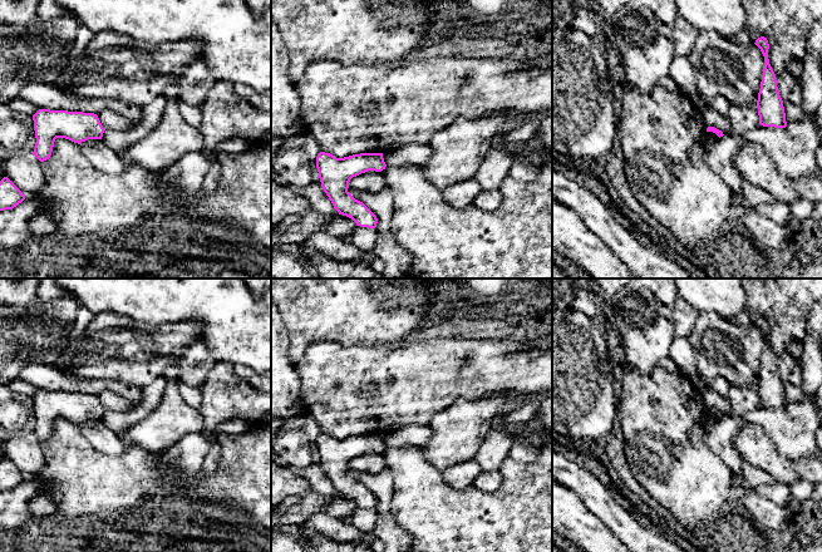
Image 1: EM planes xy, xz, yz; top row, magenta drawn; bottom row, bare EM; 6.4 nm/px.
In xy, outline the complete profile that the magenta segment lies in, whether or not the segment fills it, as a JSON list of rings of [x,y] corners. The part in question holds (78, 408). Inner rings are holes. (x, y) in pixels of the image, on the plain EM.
[[[39,390],[34,396],[36,424],[33,435],[44,443],[50,439],[56,419],[80,425],[102,420],[104,409],[94,394]]]

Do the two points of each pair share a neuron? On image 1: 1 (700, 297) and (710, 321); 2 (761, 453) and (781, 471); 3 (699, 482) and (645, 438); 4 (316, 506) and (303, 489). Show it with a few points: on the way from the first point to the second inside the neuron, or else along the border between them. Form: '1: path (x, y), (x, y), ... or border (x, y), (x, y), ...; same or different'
1: border (699, 311), (714, 311), (729, 321); different
2: path (766, 456), (776, 466); same
3: path (685, 476), (659, 449); same
4: border (306, 493), (303, 496), (288, 496), (284, 499); different

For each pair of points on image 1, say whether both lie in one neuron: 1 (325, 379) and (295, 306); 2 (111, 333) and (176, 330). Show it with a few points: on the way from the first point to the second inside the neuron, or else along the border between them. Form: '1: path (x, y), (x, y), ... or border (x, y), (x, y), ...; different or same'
1: border (340, 343), (314, 341), (293, 363); different
2: path (127, 334), (160, 333); same

